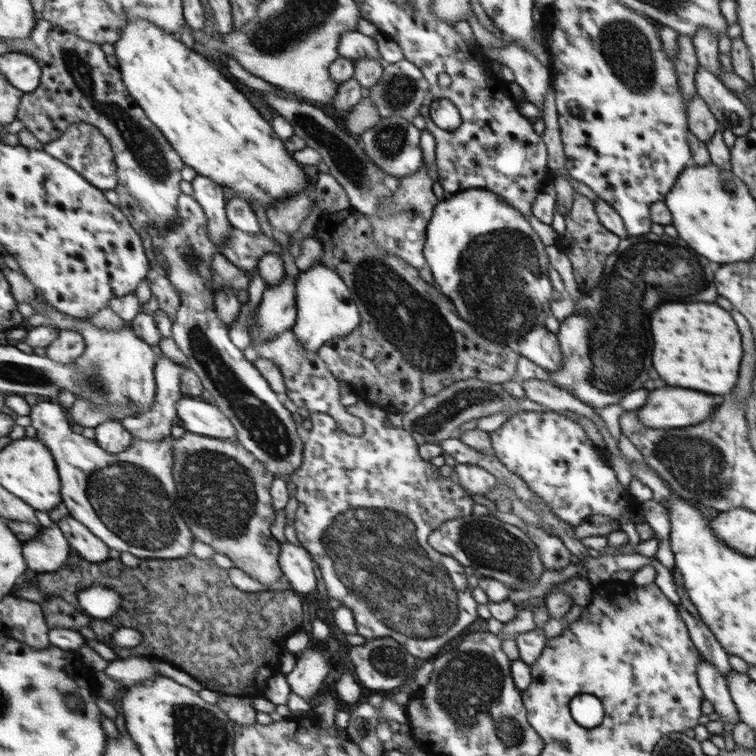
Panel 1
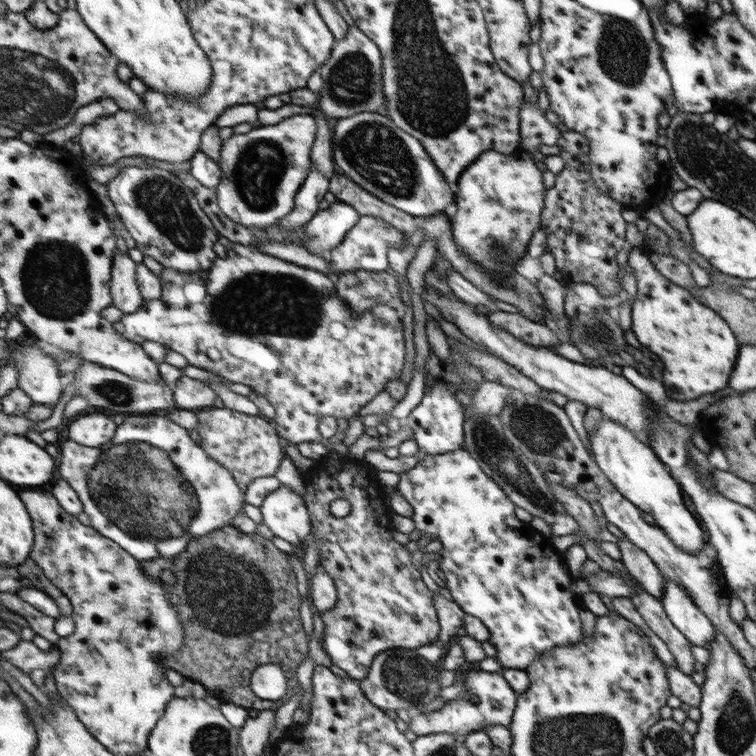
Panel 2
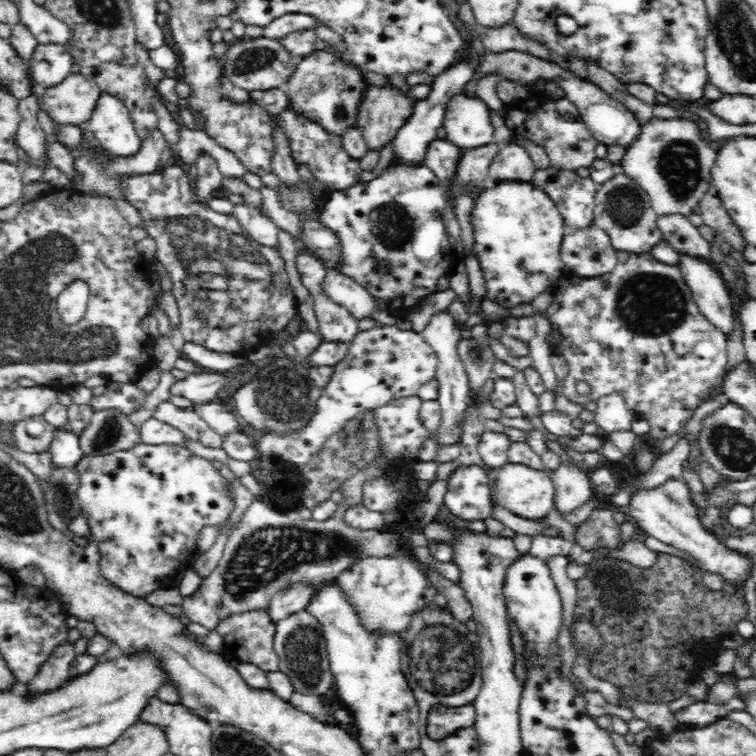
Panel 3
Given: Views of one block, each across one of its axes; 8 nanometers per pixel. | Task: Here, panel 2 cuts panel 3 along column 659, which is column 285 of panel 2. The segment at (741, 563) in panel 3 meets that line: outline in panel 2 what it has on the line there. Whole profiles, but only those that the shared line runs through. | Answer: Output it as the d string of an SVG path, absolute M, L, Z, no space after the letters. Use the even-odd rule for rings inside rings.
M283 485L276 490L276 493L270 494L261 510L265 517L265 524L272 528L276 536L289 541L294 546L299 545L300 542L307 542L308 537L313 534L314 520L311 518L306 500L288 486Z

